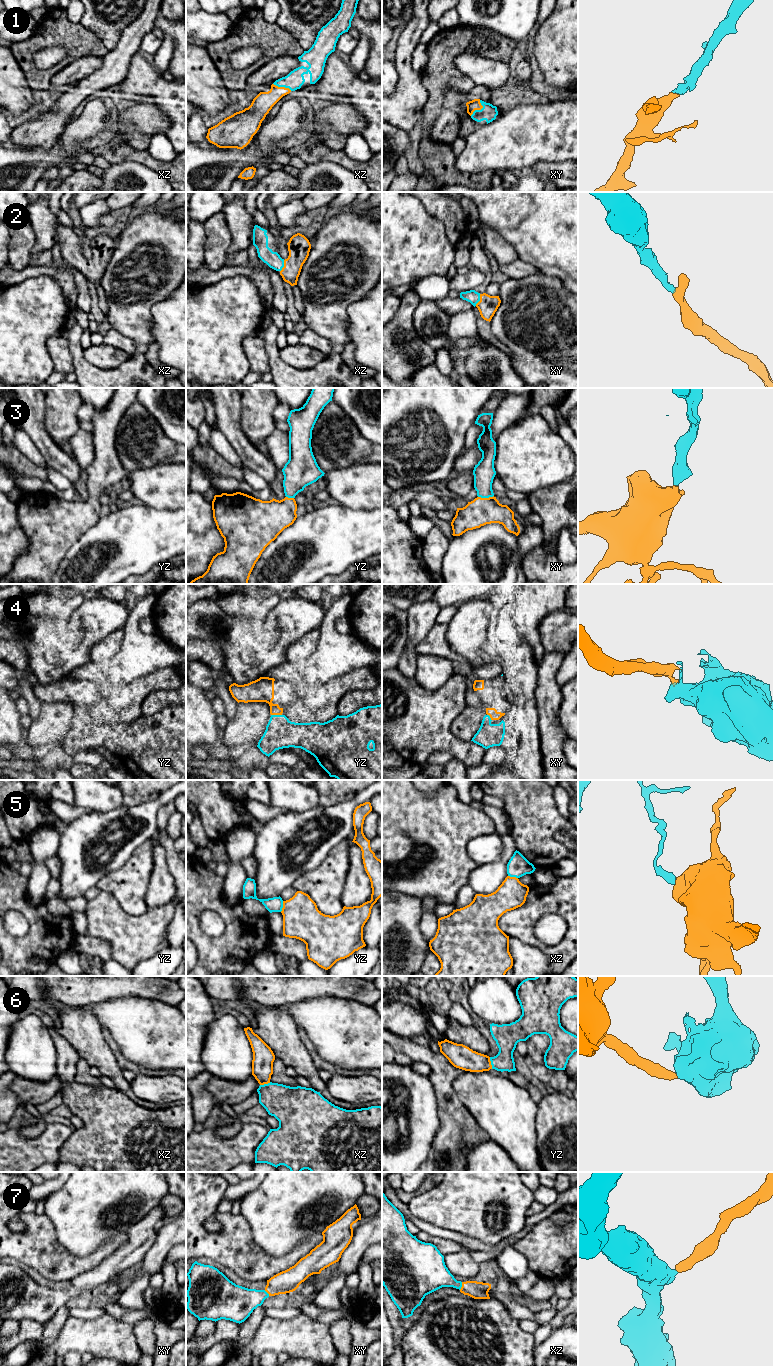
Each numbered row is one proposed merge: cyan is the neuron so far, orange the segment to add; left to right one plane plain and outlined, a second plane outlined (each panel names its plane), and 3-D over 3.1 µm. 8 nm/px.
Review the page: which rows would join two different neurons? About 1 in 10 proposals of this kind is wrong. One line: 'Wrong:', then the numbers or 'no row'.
Wrong: 5

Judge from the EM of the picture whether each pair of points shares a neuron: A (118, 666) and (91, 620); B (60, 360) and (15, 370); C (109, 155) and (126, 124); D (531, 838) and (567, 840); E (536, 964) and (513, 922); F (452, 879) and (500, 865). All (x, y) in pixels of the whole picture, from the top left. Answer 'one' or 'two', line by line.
A: two
B: two
C: two
D: two
E: two
F: two

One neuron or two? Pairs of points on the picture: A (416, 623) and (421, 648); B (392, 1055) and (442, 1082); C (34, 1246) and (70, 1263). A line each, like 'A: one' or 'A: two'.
A: two
B: two
C: one

